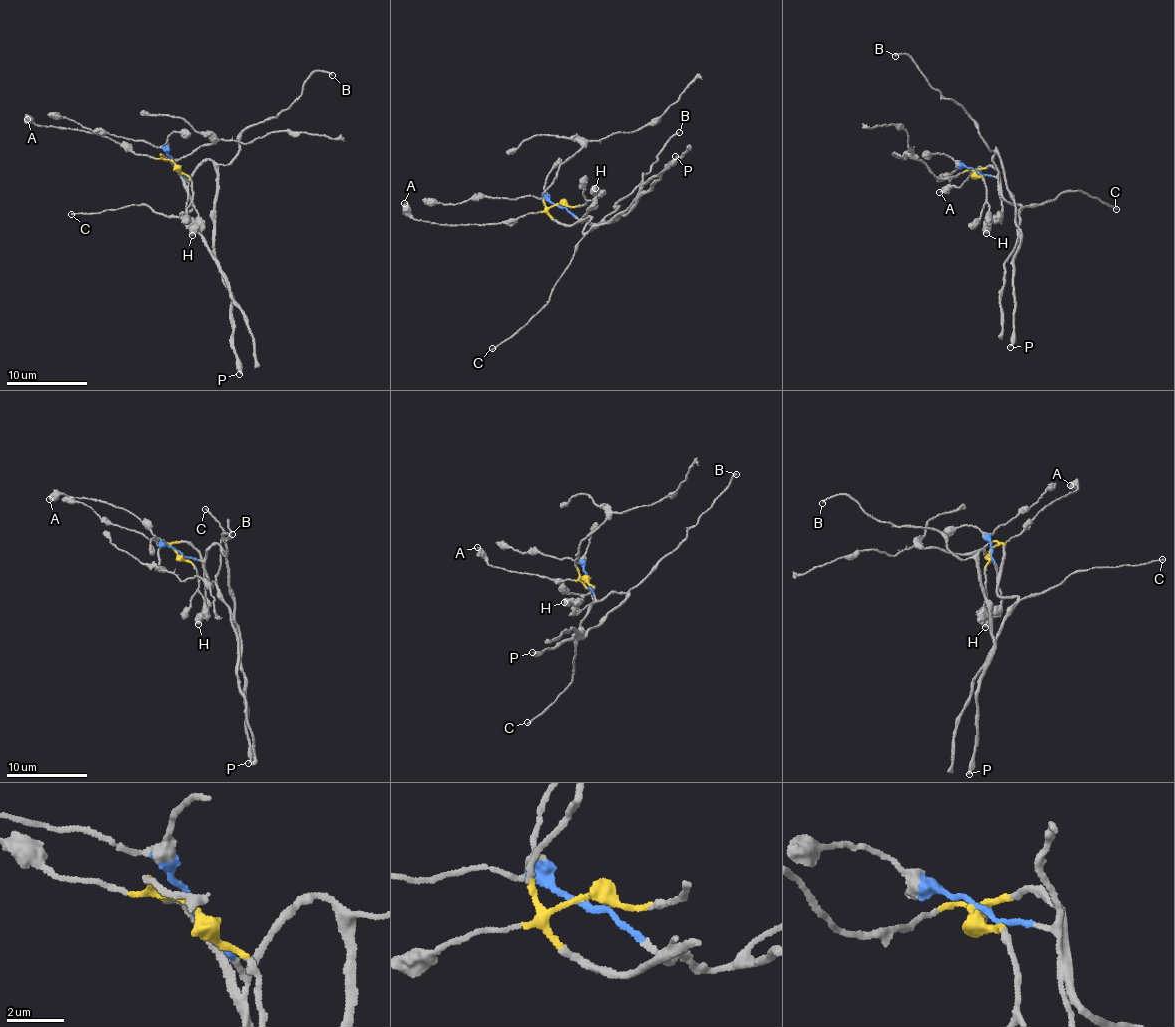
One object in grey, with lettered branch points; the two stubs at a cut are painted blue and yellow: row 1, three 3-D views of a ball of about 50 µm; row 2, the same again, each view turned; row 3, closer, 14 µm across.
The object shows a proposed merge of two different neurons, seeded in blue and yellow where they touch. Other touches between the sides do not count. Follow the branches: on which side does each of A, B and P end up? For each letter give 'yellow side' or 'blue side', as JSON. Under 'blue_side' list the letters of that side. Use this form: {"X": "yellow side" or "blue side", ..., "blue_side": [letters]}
{"A": "yellow side", "B": "blue side", "P": "blue side", "blue_side": ["B", "P"]}

